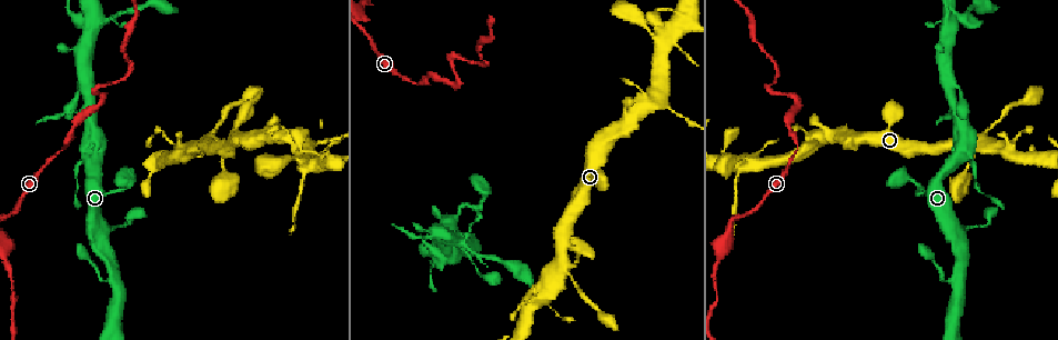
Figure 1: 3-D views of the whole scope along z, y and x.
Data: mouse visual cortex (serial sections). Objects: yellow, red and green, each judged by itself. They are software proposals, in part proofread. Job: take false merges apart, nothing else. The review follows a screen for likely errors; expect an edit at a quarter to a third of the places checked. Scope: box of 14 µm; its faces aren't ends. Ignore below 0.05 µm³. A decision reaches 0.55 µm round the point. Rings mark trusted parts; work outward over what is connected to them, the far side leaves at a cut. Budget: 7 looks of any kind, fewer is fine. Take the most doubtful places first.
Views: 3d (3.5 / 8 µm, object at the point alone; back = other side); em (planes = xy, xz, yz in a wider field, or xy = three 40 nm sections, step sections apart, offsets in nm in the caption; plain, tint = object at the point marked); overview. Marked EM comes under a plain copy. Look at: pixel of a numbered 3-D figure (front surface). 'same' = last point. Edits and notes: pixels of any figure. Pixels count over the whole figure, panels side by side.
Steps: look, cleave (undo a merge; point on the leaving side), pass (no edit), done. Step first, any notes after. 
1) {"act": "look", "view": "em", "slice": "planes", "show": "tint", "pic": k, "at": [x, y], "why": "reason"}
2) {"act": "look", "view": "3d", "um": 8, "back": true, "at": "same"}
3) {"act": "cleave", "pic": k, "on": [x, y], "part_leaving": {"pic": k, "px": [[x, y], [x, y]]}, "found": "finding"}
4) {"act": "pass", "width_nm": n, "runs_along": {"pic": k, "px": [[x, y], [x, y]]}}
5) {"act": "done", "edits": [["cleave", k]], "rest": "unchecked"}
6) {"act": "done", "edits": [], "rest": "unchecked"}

{"act": "look", "view": "3d", "um": 3.5, "pic": 1, "at": [969, 155], "why": "sharp bend"}

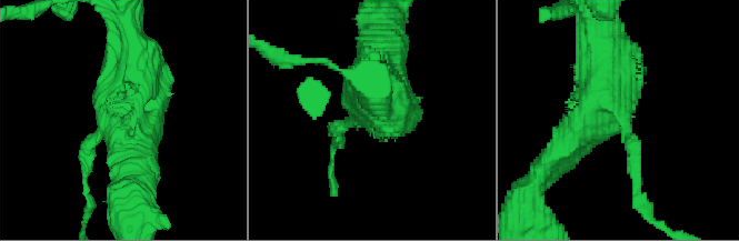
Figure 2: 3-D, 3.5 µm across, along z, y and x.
{"act": "look", "view": "em", "slice": "planes", "show": "tint", "pic": 2, "at": [112, 113]}

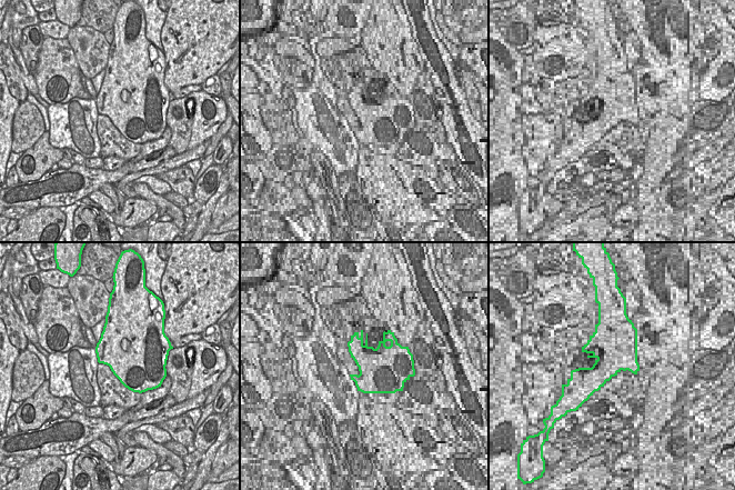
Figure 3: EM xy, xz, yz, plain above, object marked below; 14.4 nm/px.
{"act": "cleave", "pic": 2, "on": [633, 174], "found": "a second cell is stuck on"}

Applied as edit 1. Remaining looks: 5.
{"act": "look", "view": "overview"}

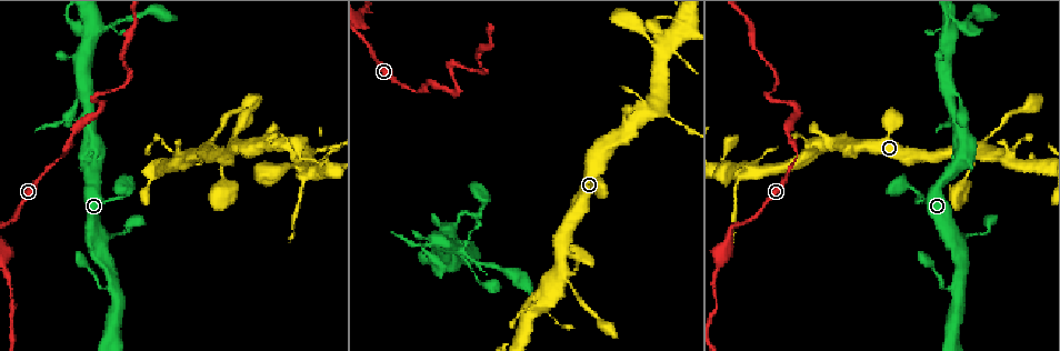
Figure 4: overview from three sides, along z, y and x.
{"act": "look", "view": "3d", "um": 3.5, "pic": 4, "at": [100, 106], "why": "sharp bend"}

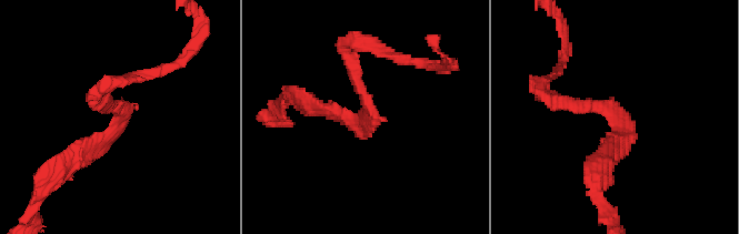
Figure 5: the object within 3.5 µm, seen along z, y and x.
{"act": "look", "view": "em", "slice": "xy", "step": 3, "show": "tint", "pic": 5, "at": [365, 121], "arm_widths_nm": [150, 250]}

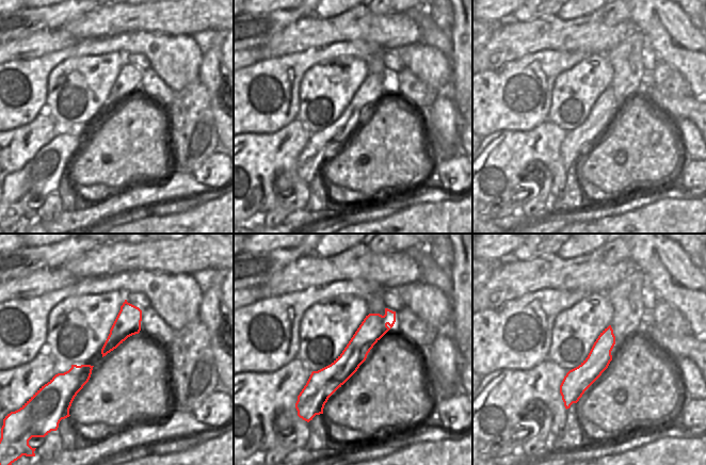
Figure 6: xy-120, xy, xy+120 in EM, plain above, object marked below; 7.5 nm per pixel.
{"act": "pass", "runs_along": {"pic": 5, "px": [[605, 165], [613, 111], [562, 101]]}, "found": "all the same cell"}

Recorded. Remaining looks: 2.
{"act": "look", "view": "3d", "um": 3.5, "pic": 4, "at": [131, 76], "why": "sharp bend"}

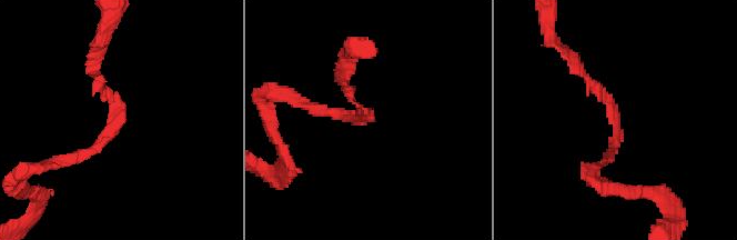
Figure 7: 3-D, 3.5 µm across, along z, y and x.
{"act": "look", "view": "em", "slice": "xy", "step": 5, "show": "tint", "pic": 7, "at": [116, 122], "why": "shape alone is not enough"}

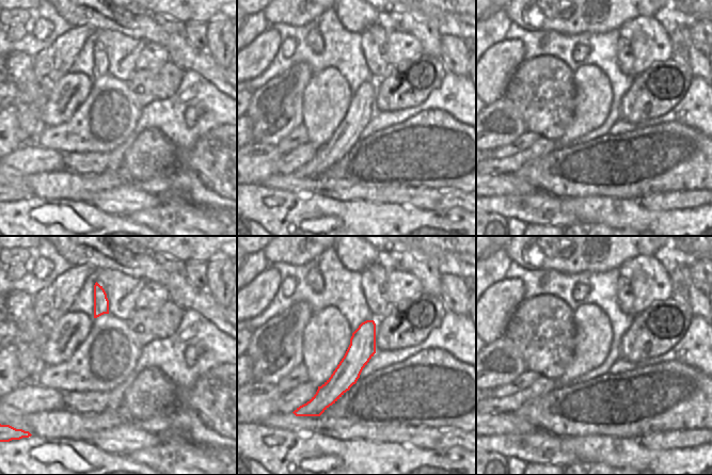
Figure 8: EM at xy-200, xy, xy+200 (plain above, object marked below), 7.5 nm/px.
{"act": "pass", "runs_along": {"pic": 7, "px": [[58, 163], [89, 152], [117, 122], [96, 64]]}, "found": "all the same cell"}

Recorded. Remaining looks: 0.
{"act": "done", "edits": [["cleave", 2]], "rest": "unchecked"}

